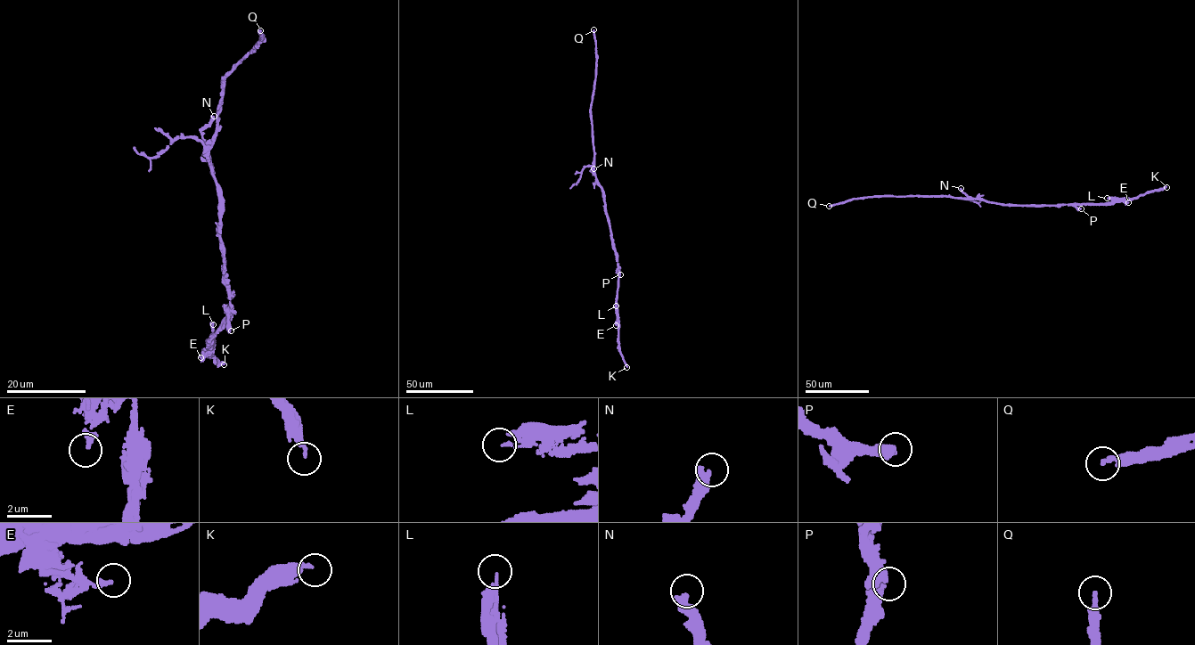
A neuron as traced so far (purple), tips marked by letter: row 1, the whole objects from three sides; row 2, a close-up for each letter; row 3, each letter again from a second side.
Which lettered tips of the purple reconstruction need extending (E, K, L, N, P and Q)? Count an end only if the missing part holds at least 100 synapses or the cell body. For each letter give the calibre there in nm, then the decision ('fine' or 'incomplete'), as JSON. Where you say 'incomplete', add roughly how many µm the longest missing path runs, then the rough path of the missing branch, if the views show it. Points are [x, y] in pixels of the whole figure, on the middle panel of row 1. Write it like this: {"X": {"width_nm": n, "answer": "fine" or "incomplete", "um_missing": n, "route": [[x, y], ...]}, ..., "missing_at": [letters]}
{"E": {"width_nm": 240, "answer": "fine"}, "K": {"width_nm": 240, "answer": "fine"}, "L": {"width_nm": 110, "answer": "fine"}, "N": {"width_nm": 440, "answer": "fine"}, "P": {"width_nm": 480, "answer": "fine"}, "Q": {"width_nm": 240, "answer": "incomplete", "um_missing": 110}, "missing_at": ["Q"]}

